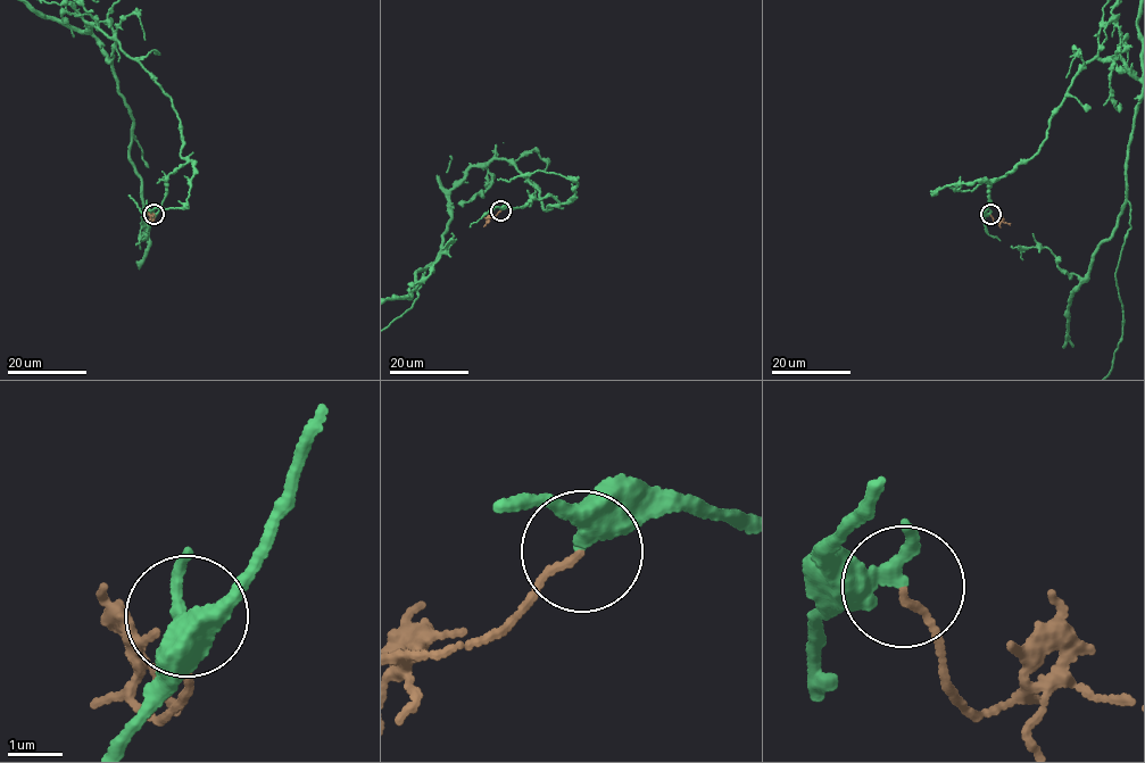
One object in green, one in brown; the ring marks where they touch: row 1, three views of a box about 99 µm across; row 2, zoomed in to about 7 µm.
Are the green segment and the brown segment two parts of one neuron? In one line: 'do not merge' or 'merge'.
do not merge

